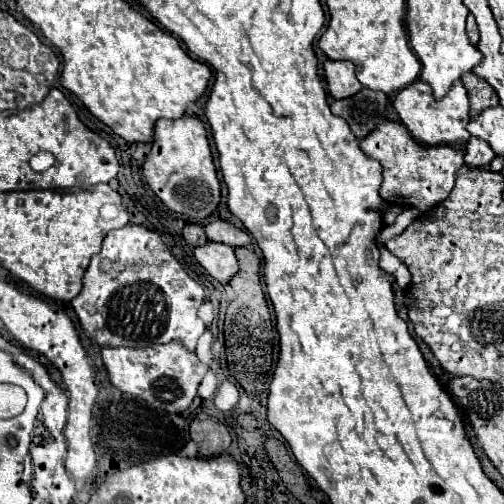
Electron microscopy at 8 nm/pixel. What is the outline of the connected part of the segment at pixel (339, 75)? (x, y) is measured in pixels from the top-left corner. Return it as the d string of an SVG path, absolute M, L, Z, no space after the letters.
M326 60L324 62L324 76L328 82L328 90L336 100L354 96L362 84L358 82L354 74L354 64L352 62L336 62L336 60Z

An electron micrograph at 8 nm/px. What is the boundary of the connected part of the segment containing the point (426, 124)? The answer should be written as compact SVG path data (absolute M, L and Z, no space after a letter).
M416 80L414 84L400 90L394 98L394 108L402 120L402 124L410 130L410 134L426 144L426 146L438 146L438 144L452 144L452 142L466 142L470 138L466 126L470 120L468 114L468 94L462 84L462 80L456 80L448 94L442 100L436 100L432 94L432 88L424 80Z

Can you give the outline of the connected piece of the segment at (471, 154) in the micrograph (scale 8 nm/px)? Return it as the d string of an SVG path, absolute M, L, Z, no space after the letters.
M472 136L472 140L468 140L468 144L466 144L466 156L464 156L464 160L466 160L468 166L472 166L472 168L484 168L484 166L490 164L490 160L494 156L496 154L492 152L492 148L488 144L484 144L484 140L474 138L474 136Z

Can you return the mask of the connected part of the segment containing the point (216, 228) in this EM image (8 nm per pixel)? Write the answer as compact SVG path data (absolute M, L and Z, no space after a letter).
M216 220L216 222L208 224L204 230L206 230L208 240L220 242L220 244L226 244L232 248L242 248L242 246L246 248L248 244L252 244L252 238L244 230L236 228L234 224L230 224L226 220Z

